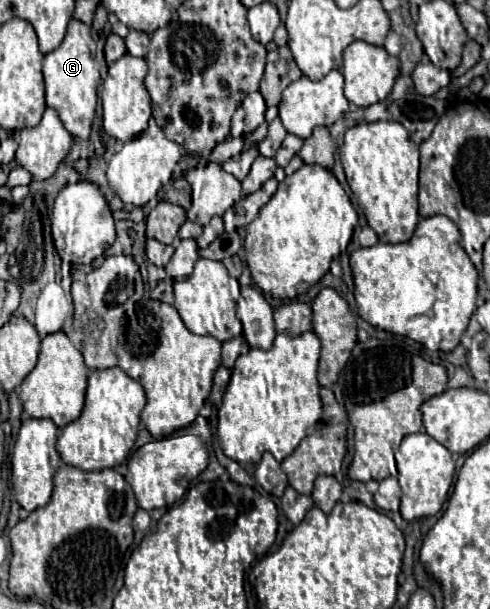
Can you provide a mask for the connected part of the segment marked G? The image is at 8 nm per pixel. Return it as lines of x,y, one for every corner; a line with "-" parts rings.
71,19
63,43
45,55
43,61
45,77
45,99
49,107
59,111
63,125
75,139
87,139
91,133
91,123
95,117
97,105
97,87
99,87
99,65
95,61
95,41
91,37
91,27
79,19

